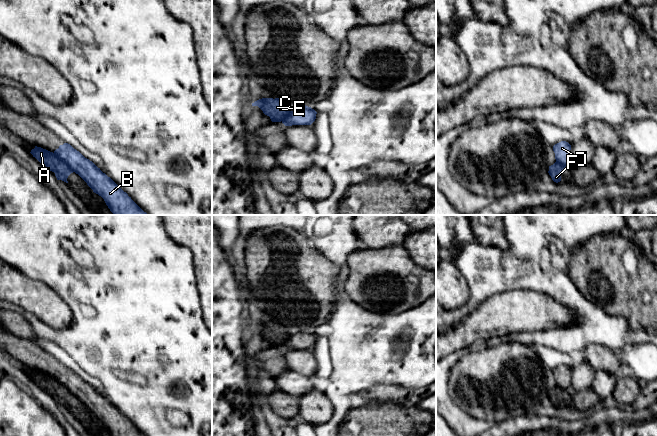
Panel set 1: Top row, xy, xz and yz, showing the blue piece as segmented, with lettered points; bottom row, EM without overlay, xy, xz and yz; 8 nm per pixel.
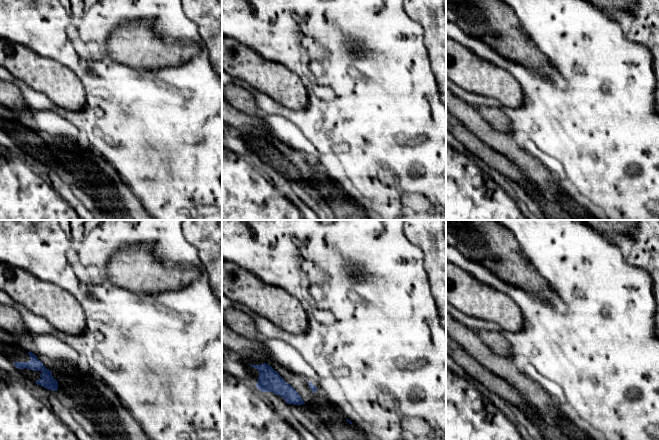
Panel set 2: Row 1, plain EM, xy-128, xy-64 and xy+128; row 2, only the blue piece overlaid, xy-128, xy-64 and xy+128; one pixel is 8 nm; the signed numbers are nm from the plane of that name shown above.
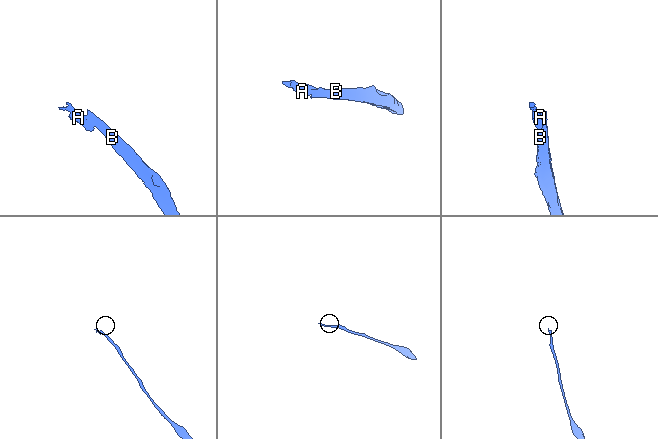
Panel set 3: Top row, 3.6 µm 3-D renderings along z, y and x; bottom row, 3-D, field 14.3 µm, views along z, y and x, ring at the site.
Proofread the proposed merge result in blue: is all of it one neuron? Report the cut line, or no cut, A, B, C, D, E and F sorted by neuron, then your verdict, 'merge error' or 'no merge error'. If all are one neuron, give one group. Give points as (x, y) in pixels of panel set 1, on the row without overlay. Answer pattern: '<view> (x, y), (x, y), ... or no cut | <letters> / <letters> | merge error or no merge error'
xy (53, 377), (73, 395) | A E F / B C D | merge error

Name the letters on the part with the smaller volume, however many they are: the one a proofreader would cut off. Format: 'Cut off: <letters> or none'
Cut off: A, E, F

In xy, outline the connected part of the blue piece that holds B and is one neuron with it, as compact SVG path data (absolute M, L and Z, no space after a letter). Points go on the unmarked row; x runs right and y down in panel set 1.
M70 368L60 369L54 378L104 423L111 436L144 436L110 401Z

